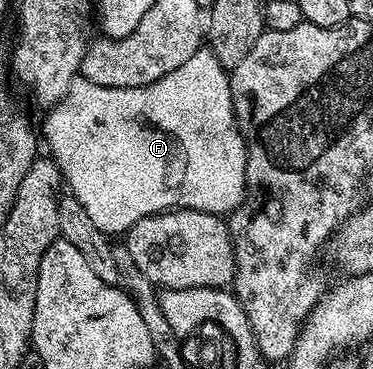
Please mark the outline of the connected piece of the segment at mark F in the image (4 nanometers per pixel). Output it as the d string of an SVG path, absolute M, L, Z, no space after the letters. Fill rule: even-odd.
M202 47L195 51L195 55L191 55L191 59L187 59L187 63L183 63L183 67L175 67L175 71L171 71L167 75L163 75L163 79L159 79L155 83L150 85L144 85L143 87L137 88L101 88L98 85L91 83L87 78L80 75L74 77L73 82L69 90L65 92L65 98L62 101L58 101L56 105L52 106L48 110L49 113L45 117L45 137L43 133L43 141L49 144L52 160L57 162L57 166L61 168L61 175L64 184L69 185L68 192L72 196L76 197L77 202L83 207L83 211L87 211L89 216L88 221L93 224L93 228L102 235L110 235L109 233L118 233L118 235L124 235L129 232L129 228L135 223L139 223L139 219L143 219L147 215L152 213L164 213L167 209L198 209L204 213L216 213L218 215L228 215L245 200L247 196L247 190L245 188L245 141L241 138L241 131L237 128L237 116L233 113L233 100L231 99L231 87L229 86L229 73L221 66L219 59L208 47Z

